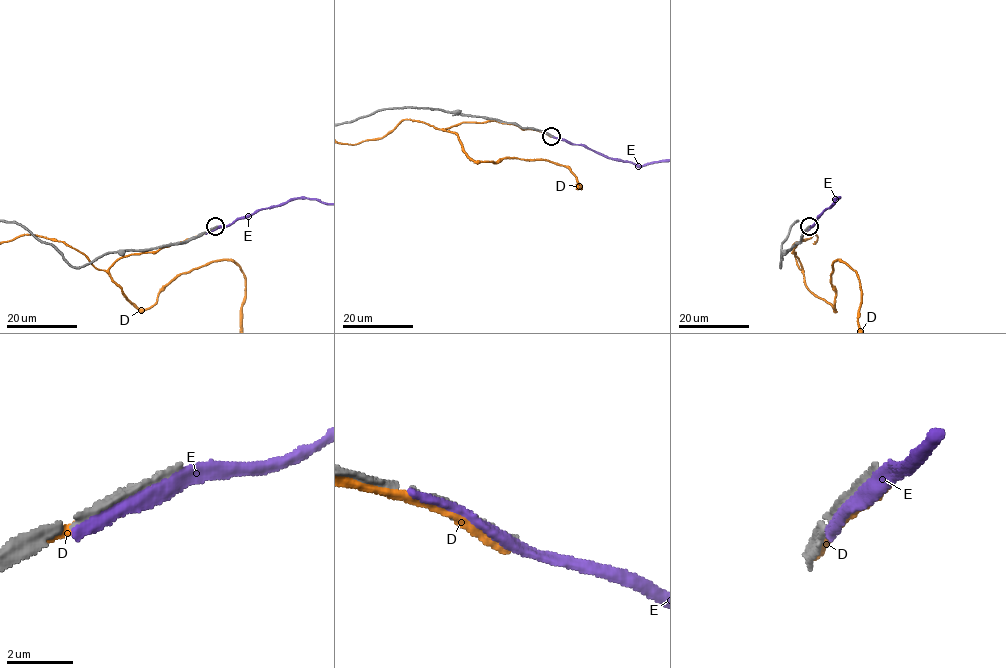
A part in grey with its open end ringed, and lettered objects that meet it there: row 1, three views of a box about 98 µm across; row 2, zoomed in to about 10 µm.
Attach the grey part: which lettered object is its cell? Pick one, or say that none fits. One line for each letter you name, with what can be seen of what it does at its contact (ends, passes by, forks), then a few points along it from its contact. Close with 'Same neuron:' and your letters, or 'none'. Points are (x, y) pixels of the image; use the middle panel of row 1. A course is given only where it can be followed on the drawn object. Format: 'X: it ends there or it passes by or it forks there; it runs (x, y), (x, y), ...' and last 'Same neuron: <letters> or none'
Same neuron: none

